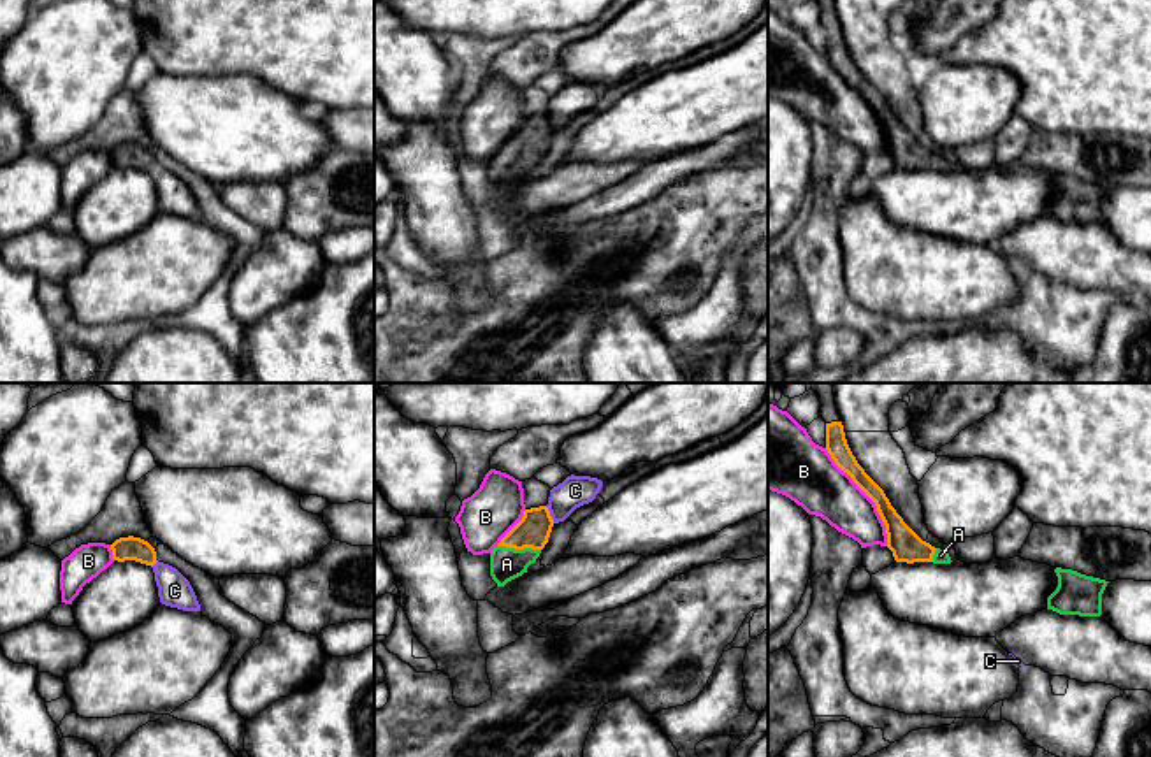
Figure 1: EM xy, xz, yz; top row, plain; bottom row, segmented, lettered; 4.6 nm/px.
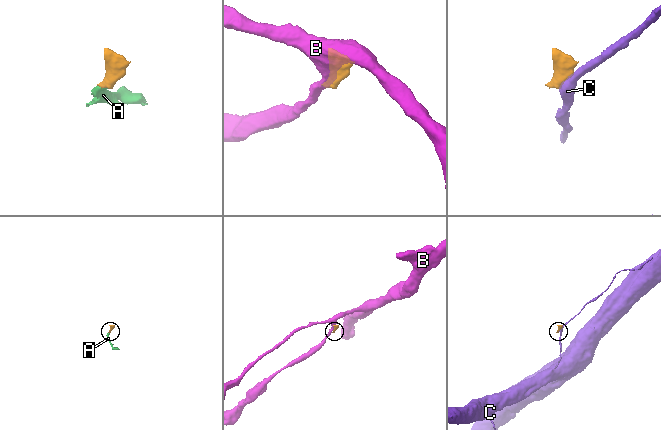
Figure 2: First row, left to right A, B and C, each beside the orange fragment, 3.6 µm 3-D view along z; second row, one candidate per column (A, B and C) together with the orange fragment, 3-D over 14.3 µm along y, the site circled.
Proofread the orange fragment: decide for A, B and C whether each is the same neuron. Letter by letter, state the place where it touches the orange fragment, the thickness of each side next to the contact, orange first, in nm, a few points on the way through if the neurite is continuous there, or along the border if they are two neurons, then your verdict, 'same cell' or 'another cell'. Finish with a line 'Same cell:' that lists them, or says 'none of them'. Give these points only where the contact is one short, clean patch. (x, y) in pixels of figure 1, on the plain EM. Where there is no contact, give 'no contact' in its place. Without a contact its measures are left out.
A: xz (519, 155) | 160/150 nm | across xz (533, 137), (519, 155), (506, 171) | same cell
B: yz (868, 102) | 130/260 nm | another cell
C: xz (549, 122) | 160/140 nm | along xz (545, 113), (554, 129) | another cell
Same cell: A

